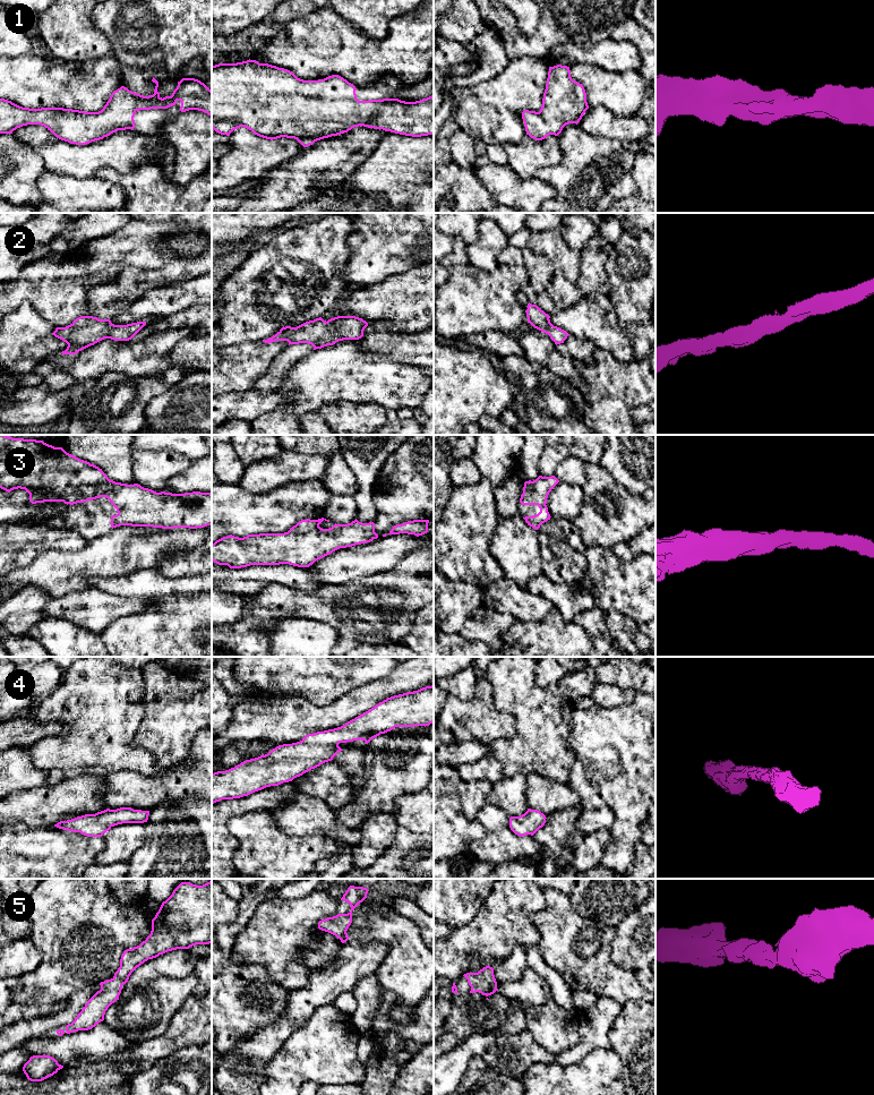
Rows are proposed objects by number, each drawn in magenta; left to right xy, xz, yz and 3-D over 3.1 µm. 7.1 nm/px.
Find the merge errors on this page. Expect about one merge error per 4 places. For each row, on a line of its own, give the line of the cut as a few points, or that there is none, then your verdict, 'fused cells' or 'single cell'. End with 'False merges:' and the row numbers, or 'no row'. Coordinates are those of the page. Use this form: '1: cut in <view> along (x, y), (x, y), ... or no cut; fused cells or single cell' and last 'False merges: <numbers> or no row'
1: no cut; single cell
2: no cut; single cell
3: no cut; single cell
4: no cut; single cell
5: no cut; single cell
False merges: no row

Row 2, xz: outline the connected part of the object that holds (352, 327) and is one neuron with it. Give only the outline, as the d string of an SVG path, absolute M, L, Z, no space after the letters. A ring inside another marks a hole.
M337 316L327 322L319 317L297 327L283 326L275 335L263 342L288 341L289 345L308 343L316 350L343 340L359 340L367 326L366 320L355 316Z

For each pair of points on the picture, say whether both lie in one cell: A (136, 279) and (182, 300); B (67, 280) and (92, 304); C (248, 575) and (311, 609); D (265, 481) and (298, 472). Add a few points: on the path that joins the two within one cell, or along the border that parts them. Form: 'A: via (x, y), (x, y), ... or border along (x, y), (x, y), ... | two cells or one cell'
A: border along (181, 281), (152, 287), (145, 291) | two cells
B: border along (106, 281), (92, 287), (84, 301) | two cells
C: border along (293, 588), (270, 583), (262, 590), (246, 596) | two cells
D: via (273, 473), (290, 472) | one cell

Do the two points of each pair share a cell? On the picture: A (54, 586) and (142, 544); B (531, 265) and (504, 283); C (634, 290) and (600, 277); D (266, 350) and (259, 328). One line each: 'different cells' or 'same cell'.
A: same cell
B: different cells
C: different cells
D: different cells

